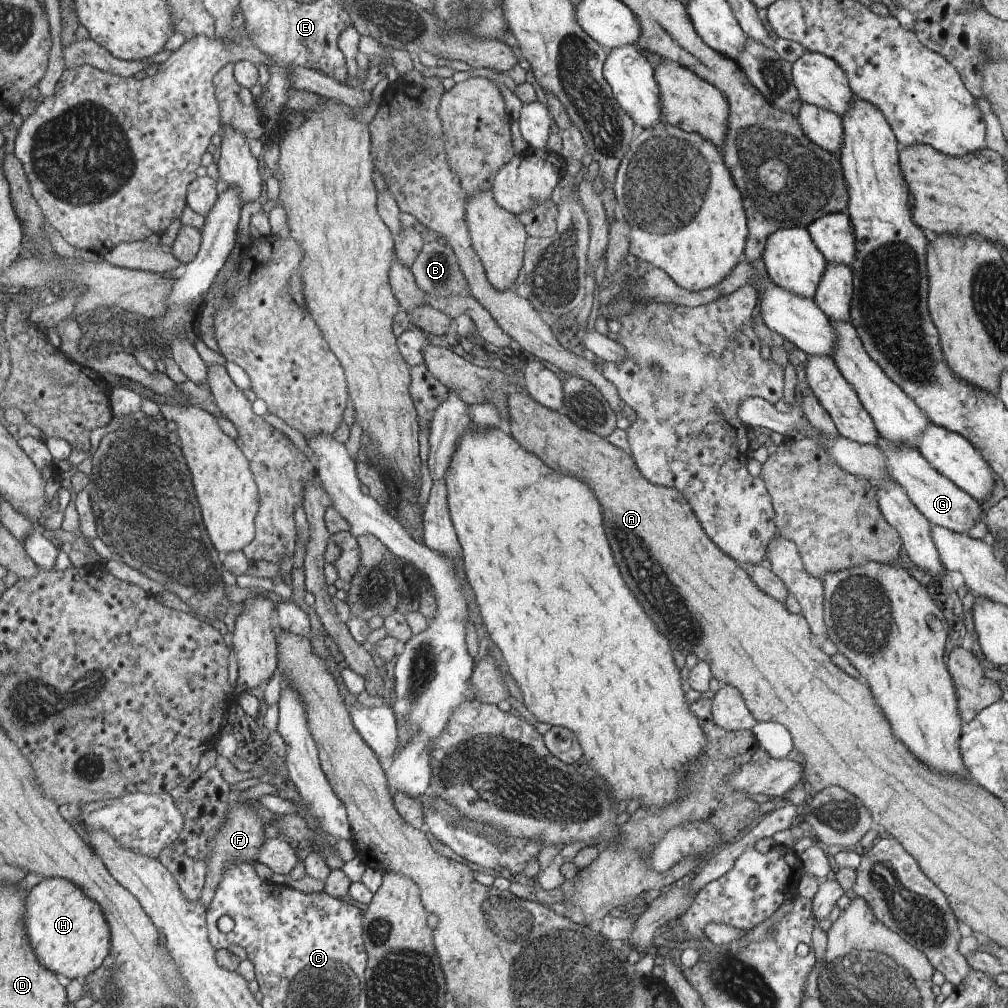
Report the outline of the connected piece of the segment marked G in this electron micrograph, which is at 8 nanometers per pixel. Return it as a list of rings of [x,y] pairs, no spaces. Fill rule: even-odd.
[[[878,436],[877,446],[886,456],[890,478],[904,488],[914,507],[918,508],[932,525],[946,528],[954,533],[967,534],[978,522],[983,520],[982,504],[955,486],[948,478],[939,474],[916,447],[899,444],[895,450],[891,443],[880,436]]]

